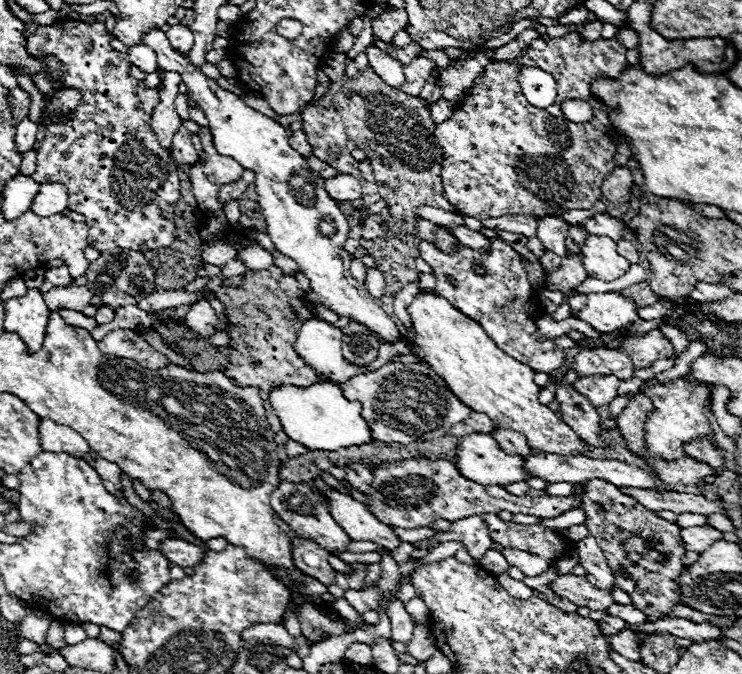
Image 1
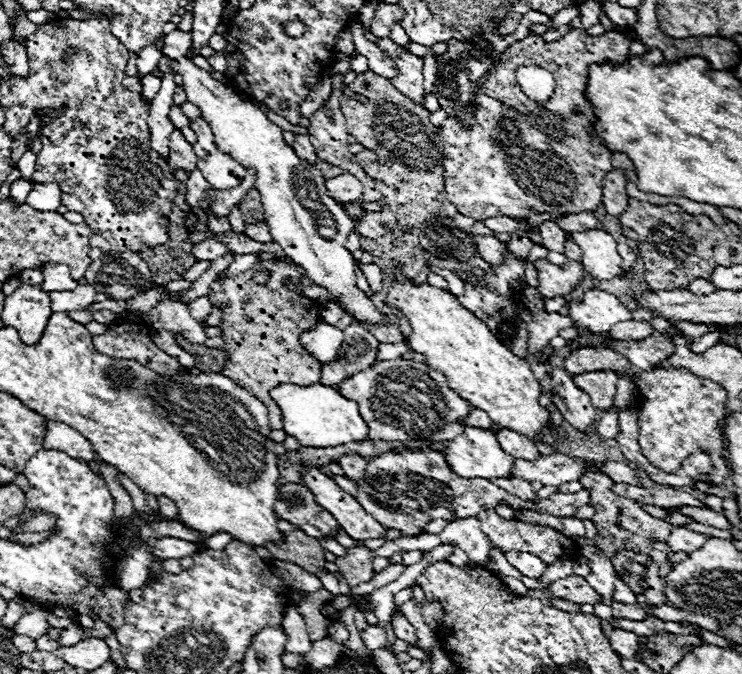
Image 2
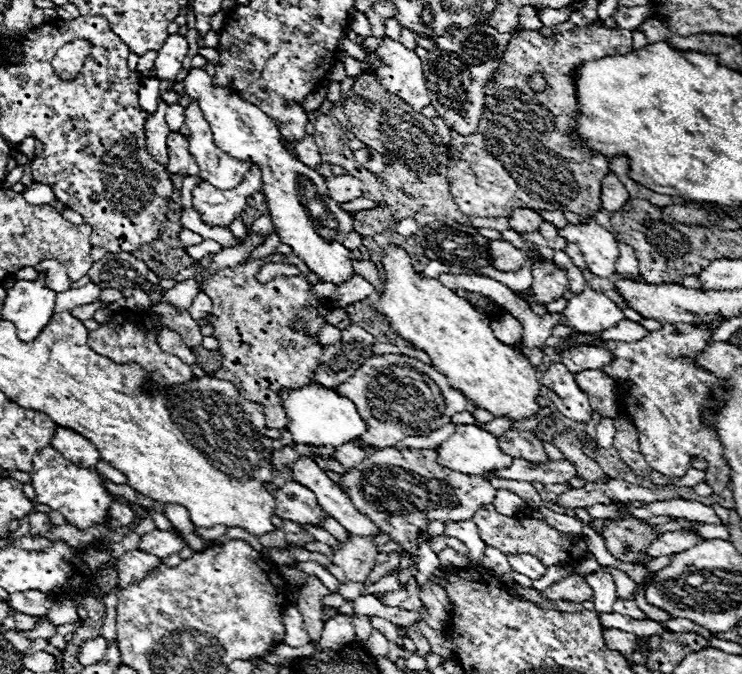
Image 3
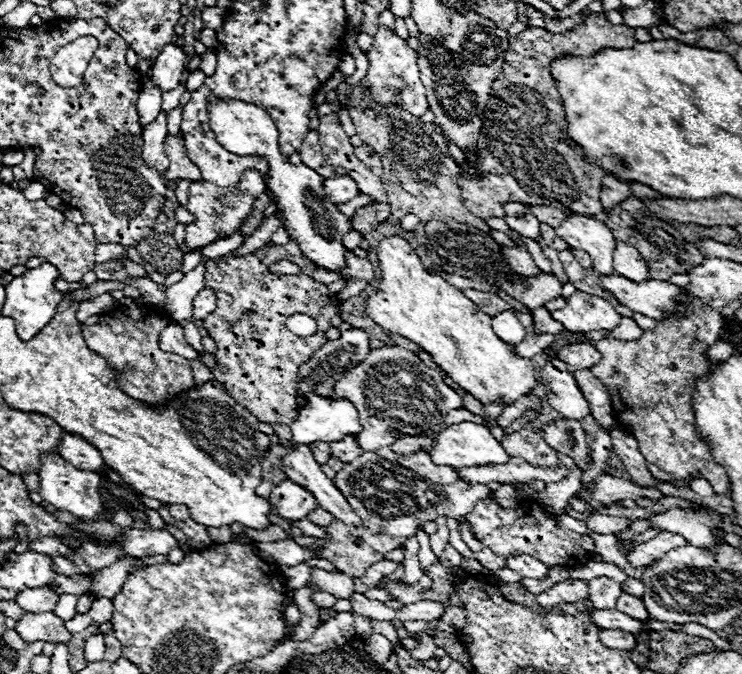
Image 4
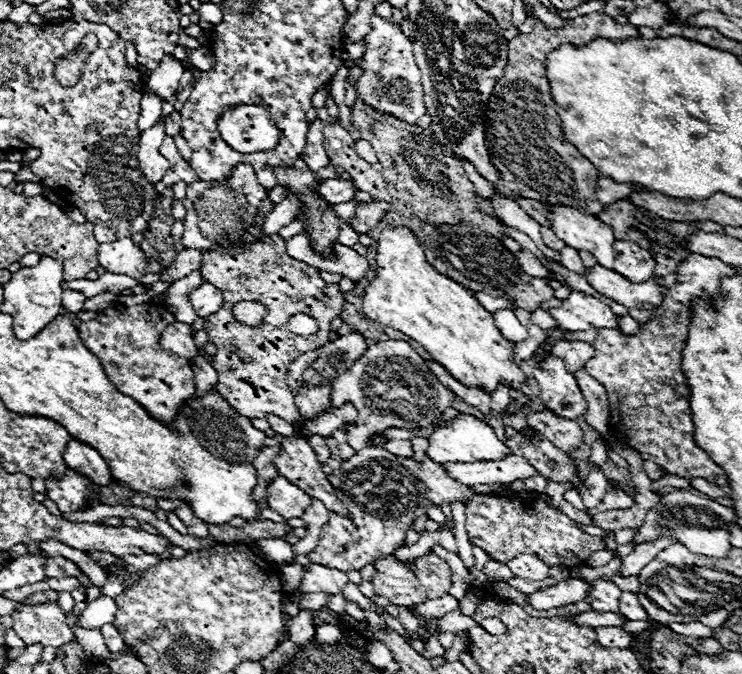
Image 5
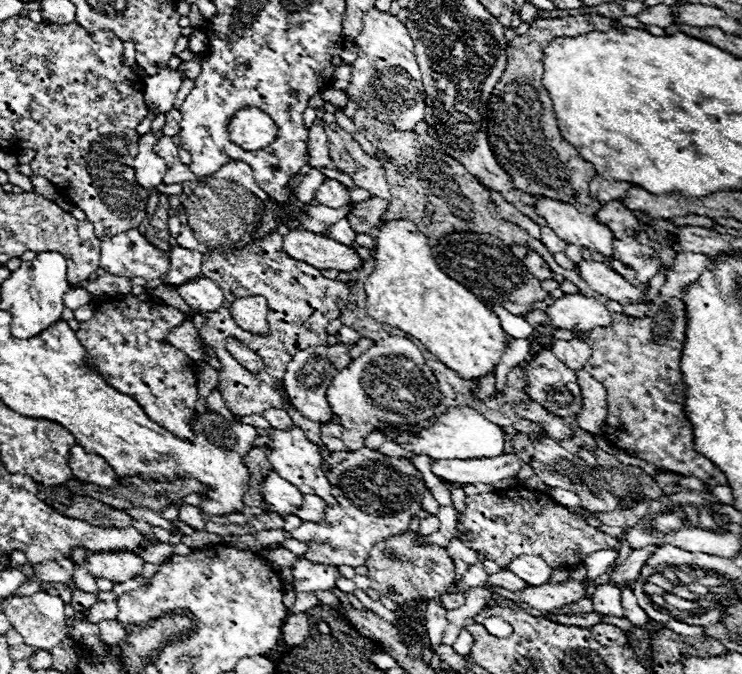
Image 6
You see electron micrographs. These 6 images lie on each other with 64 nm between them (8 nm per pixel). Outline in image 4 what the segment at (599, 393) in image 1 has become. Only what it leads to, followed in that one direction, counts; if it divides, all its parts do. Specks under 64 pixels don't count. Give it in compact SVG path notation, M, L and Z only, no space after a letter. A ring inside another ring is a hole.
M588 368L578 370L574 376L576 376L576 382L580 384L580 390L584 392L584 398L588 398L590 414L596 418L600 426L610 428L614 424L614 410L612 410L610 392L604 386L604 382L596 378Z

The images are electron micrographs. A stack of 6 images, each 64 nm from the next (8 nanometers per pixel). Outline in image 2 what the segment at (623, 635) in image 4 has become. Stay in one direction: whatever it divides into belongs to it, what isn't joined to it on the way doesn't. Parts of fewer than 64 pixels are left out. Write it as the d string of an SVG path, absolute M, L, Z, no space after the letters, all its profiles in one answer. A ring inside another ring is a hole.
M620 628L608 630L608 640L612 650L618 656L624 658L636 658L638 654L638 636L632 636L632 632L620 632Z

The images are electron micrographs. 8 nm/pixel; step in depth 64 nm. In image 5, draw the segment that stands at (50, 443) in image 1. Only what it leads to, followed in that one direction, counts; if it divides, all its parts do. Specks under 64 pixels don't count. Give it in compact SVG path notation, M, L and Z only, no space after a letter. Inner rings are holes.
M72 438L64 450L64 462L76 472L90 476L98 486L108 486L112 482L112 472L108 470L108 464L100 456L100 452L92 450L84 442Z

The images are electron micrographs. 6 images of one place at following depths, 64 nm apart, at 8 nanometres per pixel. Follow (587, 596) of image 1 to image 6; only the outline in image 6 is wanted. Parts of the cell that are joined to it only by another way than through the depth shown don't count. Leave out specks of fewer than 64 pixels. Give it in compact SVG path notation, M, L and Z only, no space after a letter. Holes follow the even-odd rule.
M566 580L560 584L542 584L536 588L532 586L526 590L518 590L516 594L534 610L550 612L550 610L562 608L566 604L572 604L580 598L586 598L586 588L582 582Z

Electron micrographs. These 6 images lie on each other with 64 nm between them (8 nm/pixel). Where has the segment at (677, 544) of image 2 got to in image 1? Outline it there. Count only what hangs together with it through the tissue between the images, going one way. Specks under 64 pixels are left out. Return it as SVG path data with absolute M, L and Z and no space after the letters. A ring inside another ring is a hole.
M694 526L694 528L682 528L680 538L682 538L686 550L704 552L704 548L708 548L708 544L722 540L722 532L712 526Z

